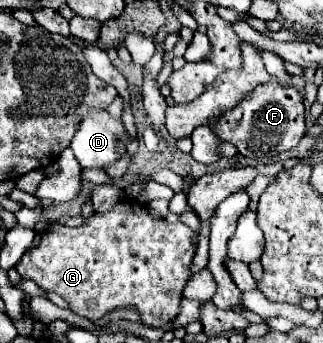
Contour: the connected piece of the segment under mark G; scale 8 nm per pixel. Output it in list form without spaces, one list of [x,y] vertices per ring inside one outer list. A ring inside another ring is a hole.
[[[132,199],[118,201],[106,213],[94,213],[88,221],[76,229],[68,225],[52,225],[42,233],[40,245],[30,253],[24,253],[16,265],[16,271],[24,279],[32,279],[38,287],[58,293],[74,313],[98,321],[116,309],[136,309],[140,323],[148,327],[160,327],[180,313],[182,289],[190,277],[190,265],[196,253],[196,233],[182,221],[170,223],[150,215],[146,205]]]

